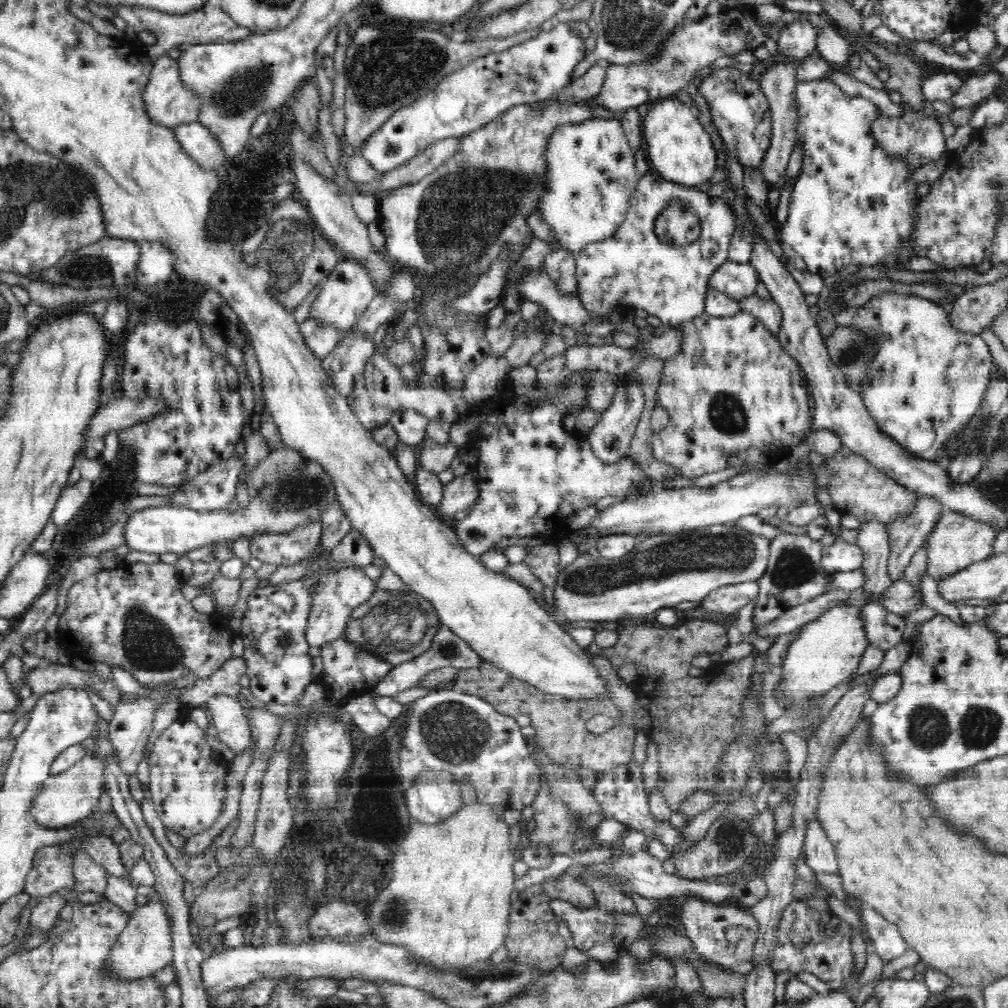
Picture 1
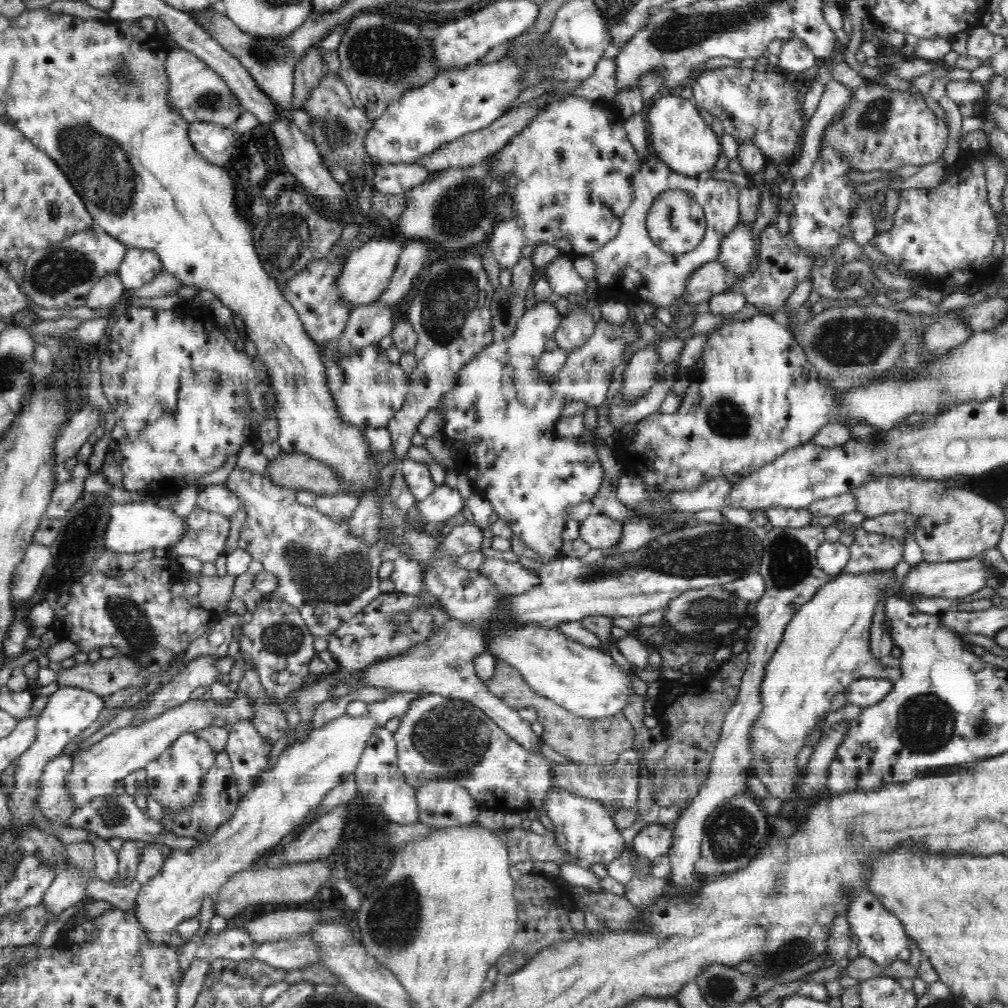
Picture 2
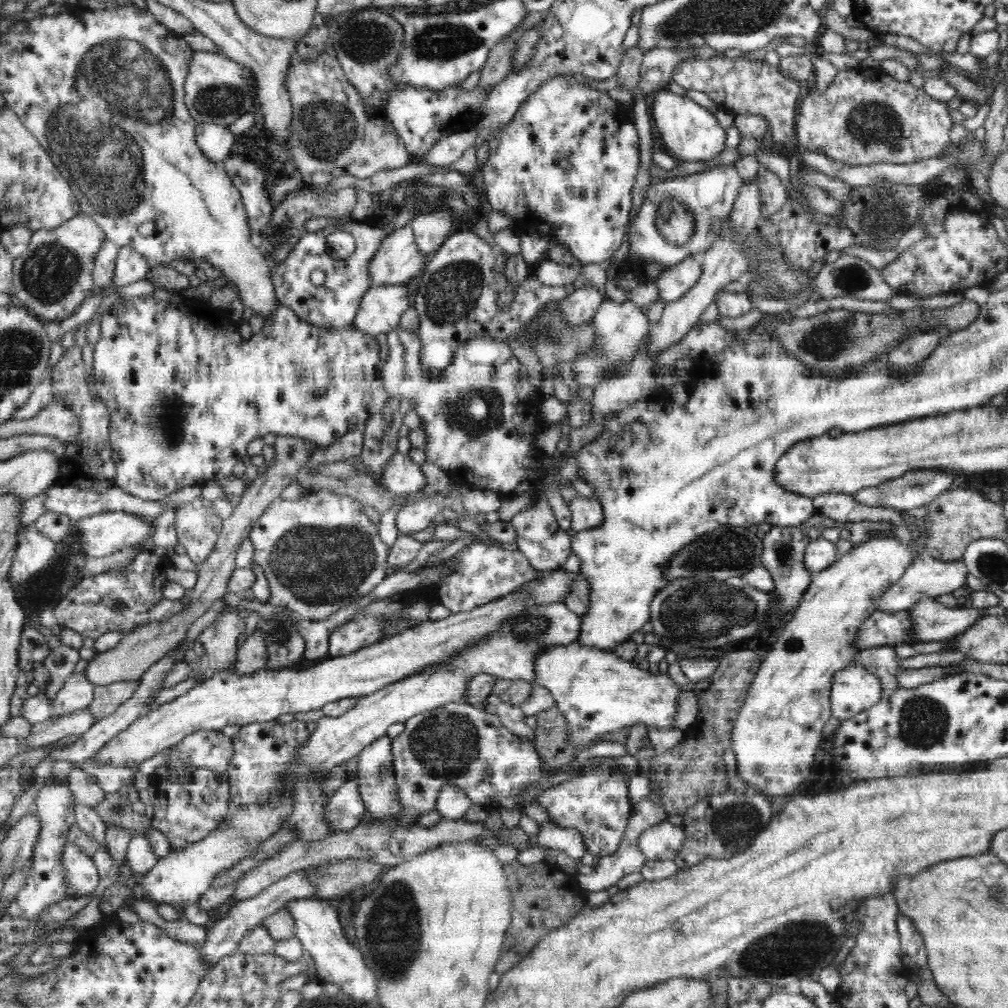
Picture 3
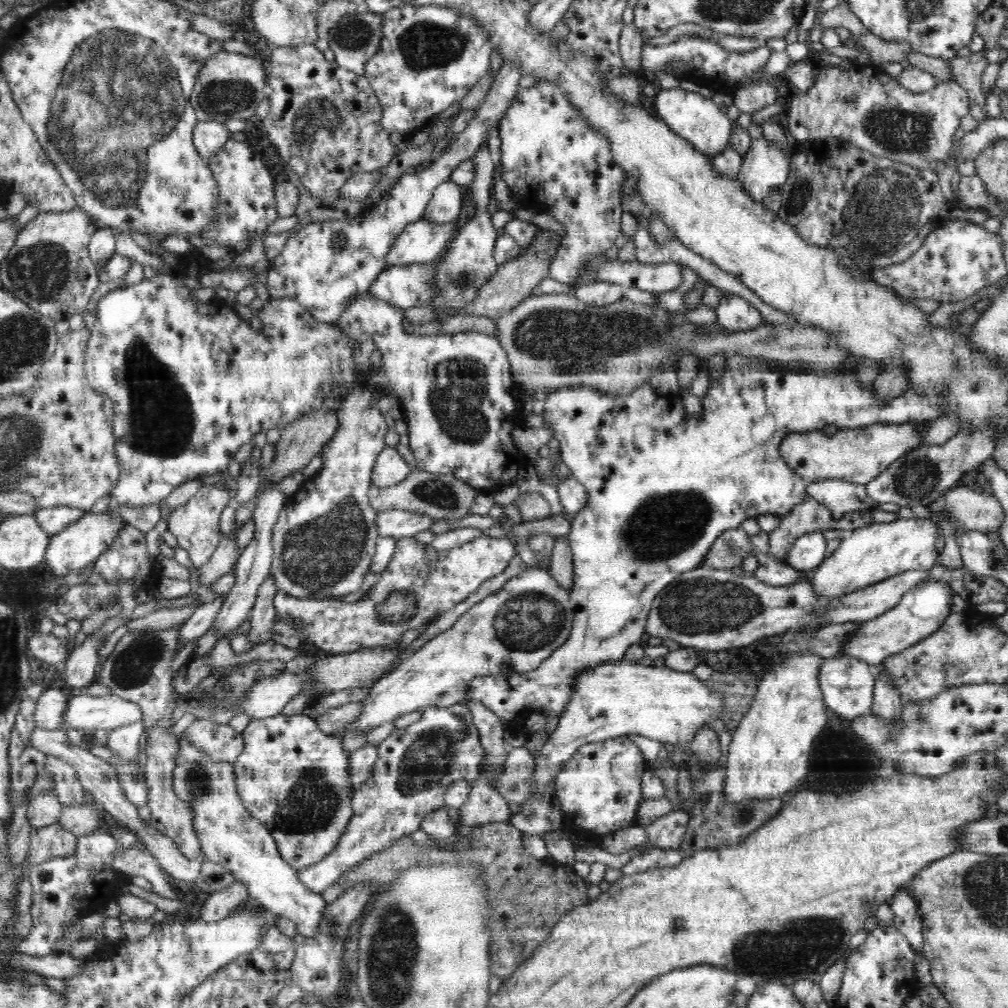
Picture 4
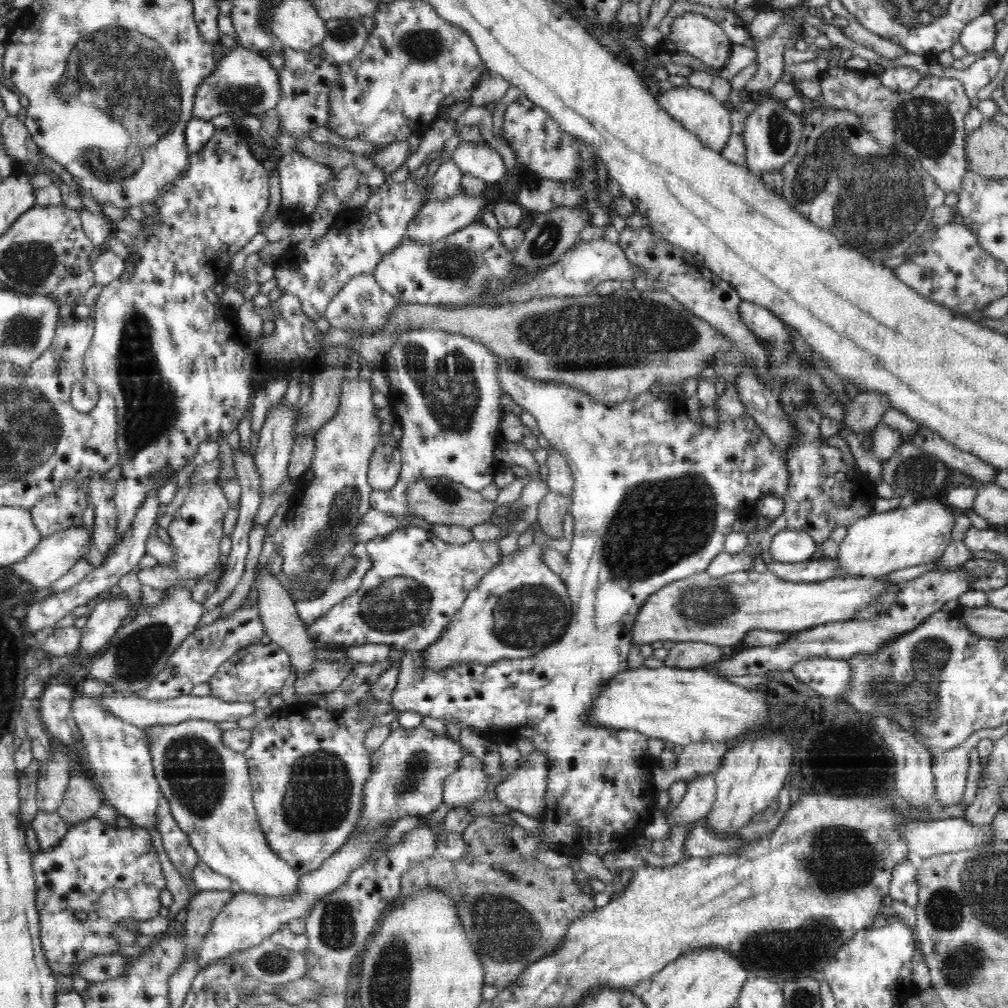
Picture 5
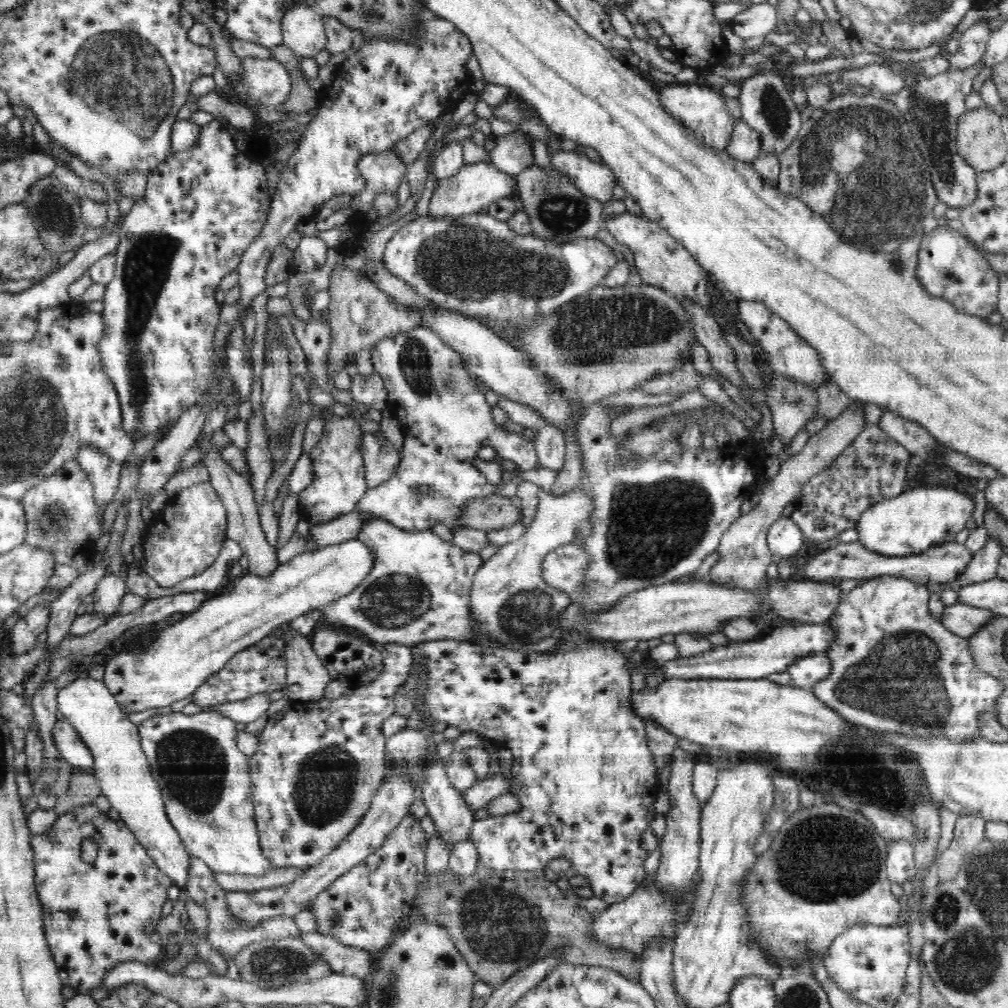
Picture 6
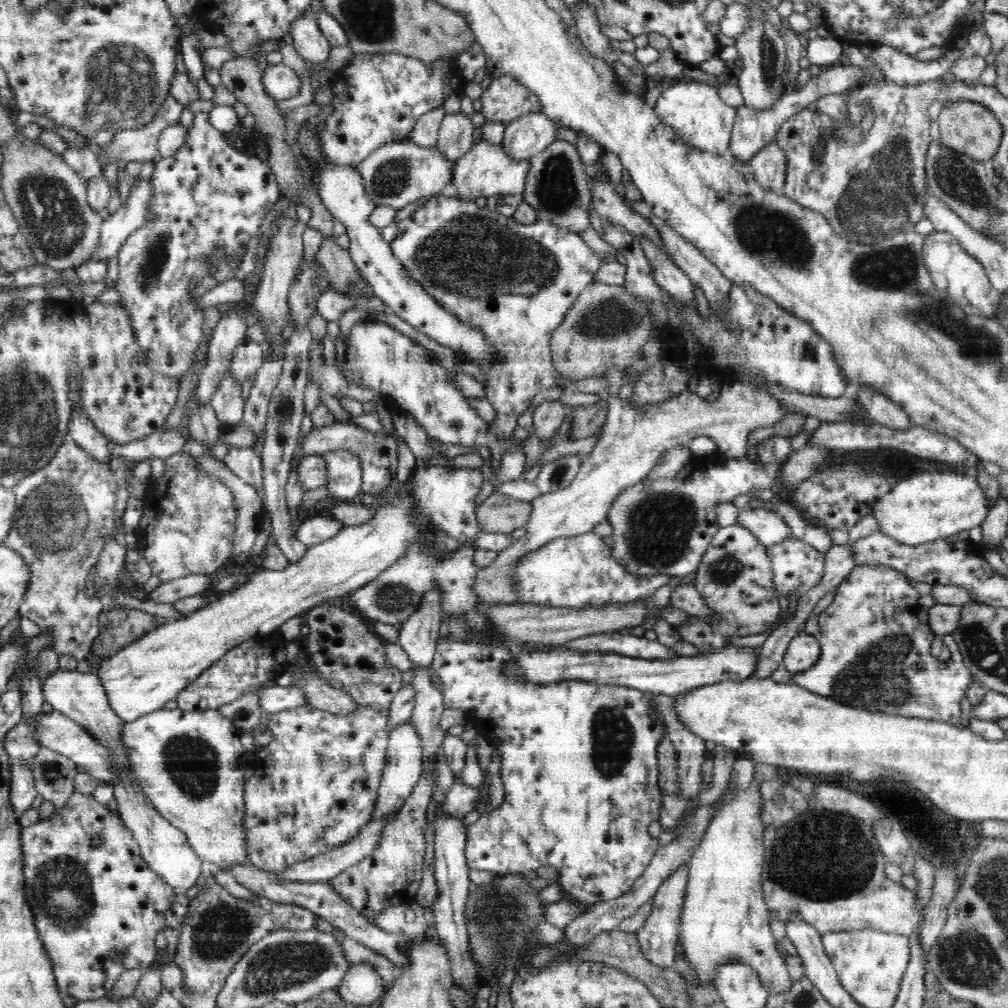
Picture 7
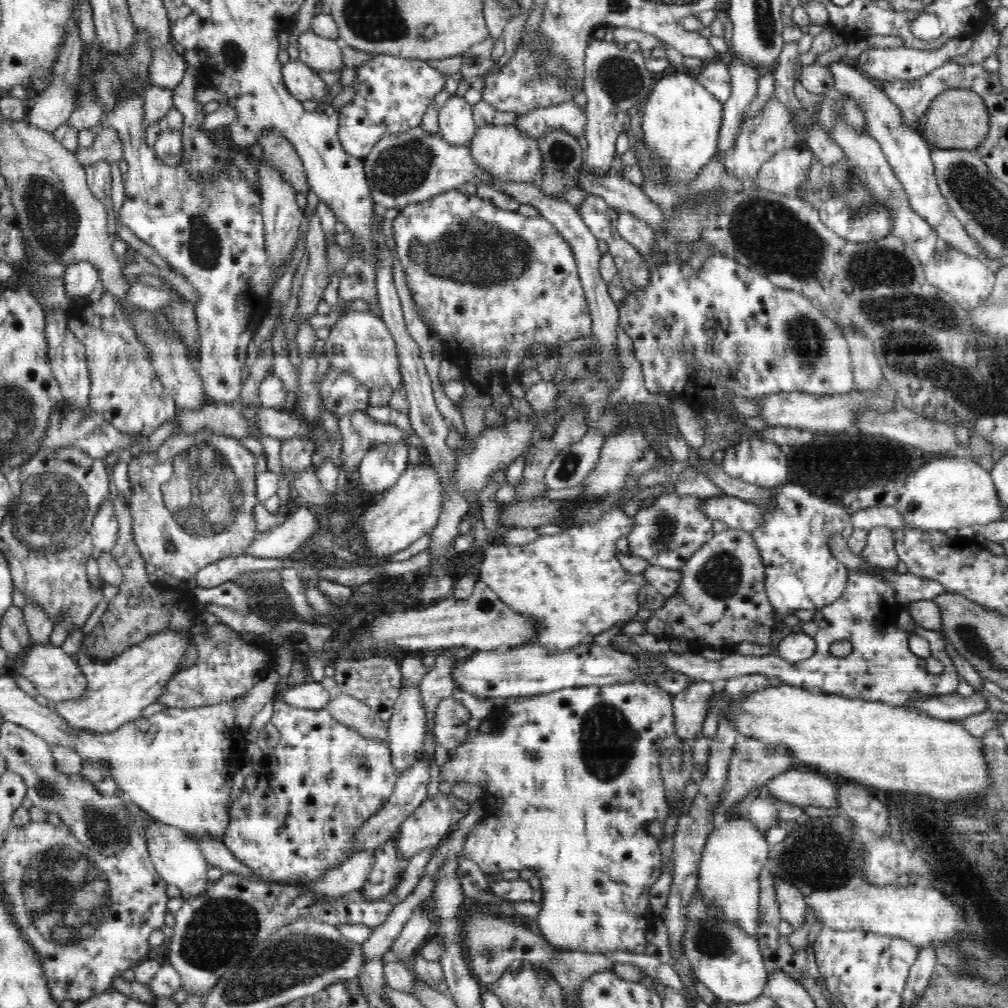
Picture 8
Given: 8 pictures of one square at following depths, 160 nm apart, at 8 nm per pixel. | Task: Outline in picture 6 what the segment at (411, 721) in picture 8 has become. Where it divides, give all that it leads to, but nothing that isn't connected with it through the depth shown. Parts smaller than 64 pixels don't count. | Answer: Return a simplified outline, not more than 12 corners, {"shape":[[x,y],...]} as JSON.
{"shape":[[412,779],[381,782],[336,850],[276,888],[228,891],[232,915],[254,928],[296,916],[364,862],[410,813]]}

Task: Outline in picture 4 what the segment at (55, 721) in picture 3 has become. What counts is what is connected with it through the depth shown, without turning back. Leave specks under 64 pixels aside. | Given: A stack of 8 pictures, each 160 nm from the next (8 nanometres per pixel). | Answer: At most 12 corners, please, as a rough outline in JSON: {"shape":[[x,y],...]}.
{"shape":[[83,693],[68,702],[60,729],[105,729],[143,720],[118,695]]}

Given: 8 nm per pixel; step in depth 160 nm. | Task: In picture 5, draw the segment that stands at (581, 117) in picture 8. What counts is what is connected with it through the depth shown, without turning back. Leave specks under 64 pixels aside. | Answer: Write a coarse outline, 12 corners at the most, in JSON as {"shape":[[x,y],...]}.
{"shape":[[460,142],[450,158],[462,174],[498,182],[506,164],[489,145]]}

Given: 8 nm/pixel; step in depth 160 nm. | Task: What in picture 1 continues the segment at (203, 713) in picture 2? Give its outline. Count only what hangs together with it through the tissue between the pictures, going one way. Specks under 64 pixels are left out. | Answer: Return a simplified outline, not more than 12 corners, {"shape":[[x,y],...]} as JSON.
{"shape":[[90,750],[50,775],[32,815],[66,827],[99,810],[106,763]]}

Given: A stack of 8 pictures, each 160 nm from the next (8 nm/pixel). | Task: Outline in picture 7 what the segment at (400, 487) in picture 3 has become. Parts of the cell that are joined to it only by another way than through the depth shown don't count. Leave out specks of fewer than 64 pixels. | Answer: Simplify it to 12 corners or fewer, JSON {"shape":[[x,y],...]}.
{"shape":[[357,425],[313,427],[304,456],[340,448],[362,466],[362,494],[397,481],[399,444]]}

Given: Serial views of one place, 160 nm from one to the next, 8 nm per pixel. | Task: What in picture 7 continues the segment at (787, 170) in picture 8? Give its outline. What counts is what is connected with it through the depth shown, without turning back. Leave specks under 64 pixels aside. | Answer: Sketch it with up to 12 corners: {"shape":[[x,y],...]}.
{"shape":[[775,141],[749,161],[766,190],[783,193],[786,153]]}

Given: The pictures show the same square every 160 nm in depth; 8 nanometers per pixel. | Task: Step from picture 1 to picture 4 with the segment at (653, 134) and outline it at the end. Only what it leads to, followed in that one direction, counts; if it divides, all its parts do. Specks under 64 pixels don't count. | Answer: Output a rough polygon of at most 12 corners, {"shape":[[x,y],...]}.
{"shape":[[662,89],[660,119],[700,153],[730,146],[734,123],[698,92]]}

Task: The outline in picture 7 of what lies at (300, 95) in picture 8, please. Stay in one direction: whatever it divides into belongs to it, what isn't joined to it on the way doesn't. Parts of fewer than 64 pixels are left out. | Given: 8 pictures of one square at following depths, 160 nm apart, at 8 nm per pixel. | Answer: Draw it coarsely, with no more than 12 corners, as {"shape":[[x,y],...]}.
{"shape":[[284,63],[266,64],[261,80],[274,100],[294,98],[300,76]]}

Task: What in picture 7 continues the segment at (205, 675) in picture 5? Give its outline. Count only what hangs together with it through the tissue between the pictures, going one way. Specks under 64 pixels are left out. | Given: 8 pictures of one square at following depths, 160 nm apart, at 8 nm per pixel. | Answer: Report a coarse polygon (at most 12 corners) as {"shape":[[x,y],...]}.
{"shape":[[379,506],[100,659],[123,722],[158,711],[241,642],[338,602],[424,531]]}

